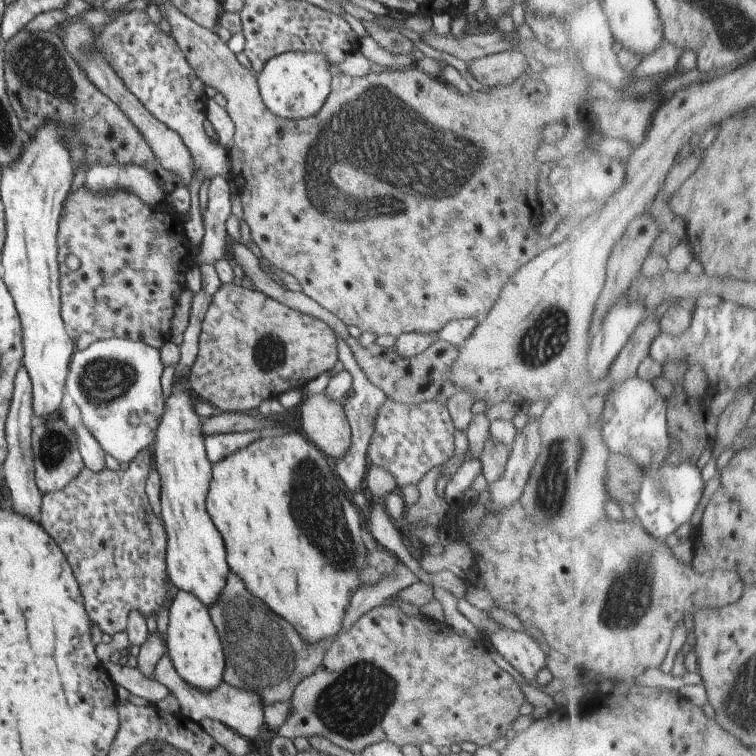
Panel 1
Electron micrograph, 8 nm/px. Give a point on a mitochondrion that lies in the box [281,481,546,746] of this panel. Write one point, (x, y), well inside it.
(350, 705)

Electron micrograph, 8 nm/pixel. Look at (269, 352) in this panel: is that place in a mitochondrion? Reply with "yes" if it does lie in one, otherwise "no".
yes

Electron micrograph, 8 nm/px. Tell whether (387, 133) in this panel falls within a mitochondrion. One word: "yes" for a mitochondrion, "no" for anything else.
yes

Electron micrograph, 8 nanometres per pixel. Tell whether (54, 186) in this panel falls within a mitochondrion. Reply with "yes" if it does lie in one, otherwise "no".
no

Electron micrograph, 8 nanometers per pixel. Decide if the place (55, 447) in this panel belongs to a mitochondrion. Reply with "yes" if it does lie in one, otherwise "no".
yes

